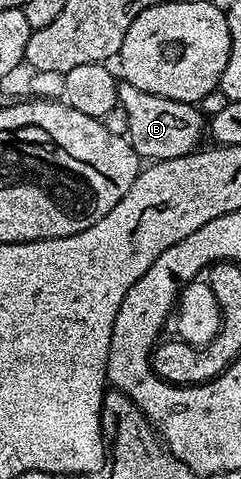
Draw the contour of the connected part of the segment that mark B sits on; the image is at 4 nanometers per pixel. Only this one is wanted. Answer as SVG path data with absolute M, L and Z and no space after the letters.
M121 81L118 86L118 105L126 112L127 140L142 160L165 162L178 156L195 154L200 142L206 138L206 114L199 105L190 102L175 102L166 96L154 96Z

